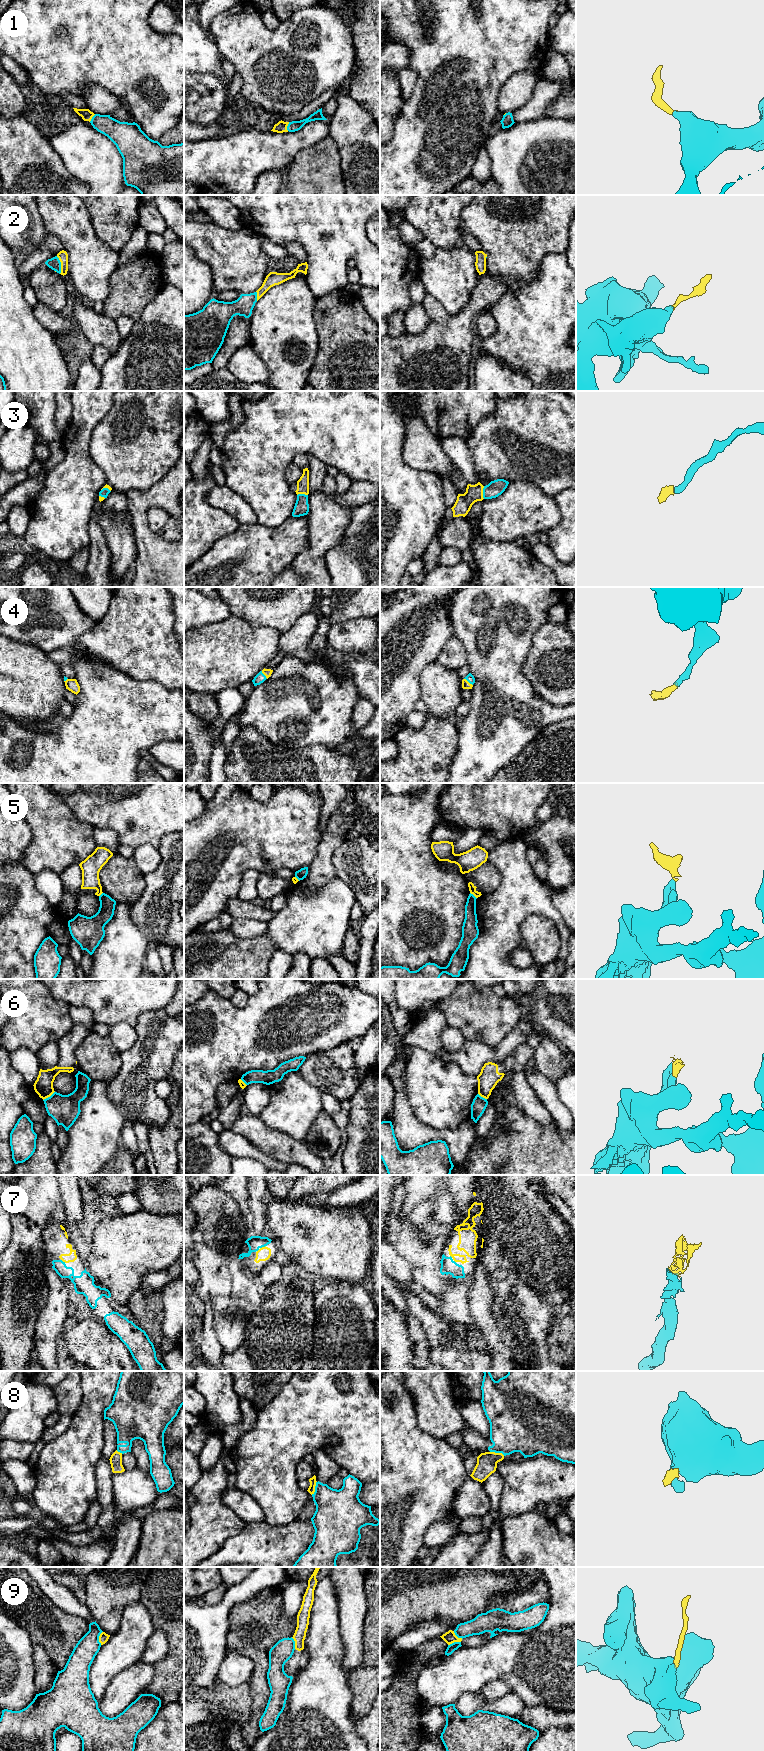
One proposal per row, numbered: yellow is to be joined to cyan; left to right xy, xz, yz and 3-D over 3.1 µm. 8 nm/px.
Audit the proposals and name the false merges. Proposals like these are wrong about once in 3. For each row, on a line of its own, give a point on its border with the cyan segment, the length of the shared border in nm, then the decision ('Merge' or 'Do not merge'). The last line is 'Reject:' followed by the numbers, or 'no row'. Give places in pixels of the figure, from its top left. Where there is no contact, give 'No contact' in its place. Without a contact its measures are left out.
1: Touches cyan at xz (287, 126). Shared border 70 nm. Merge
2: Touches cyan at xy (60, 265). Shared border 150 nm. Merge
3: Touches cyan at yz (483, 492). Shared border 100 nm. Merge
4: Touches cyan at yz (468, 681). Shared border 90 nm. Merge
5: Touches cyan at yz (473, 895). Shared border 80 nm. Do not merge
6: Touches cyan at xy (48, 1097). Shared border 120 nm. Do not merge
7: Touches cyan at xz (261, 1247). Shared border 90 nm. Merge
8: Touches cyan at xz (315, 1488). Shared border 120 nm. Do not merge
9: Touches cyan at xy (98, 1638). Shared border 110 nm. Do not merge
Reject: 5, 6, 8, 9

